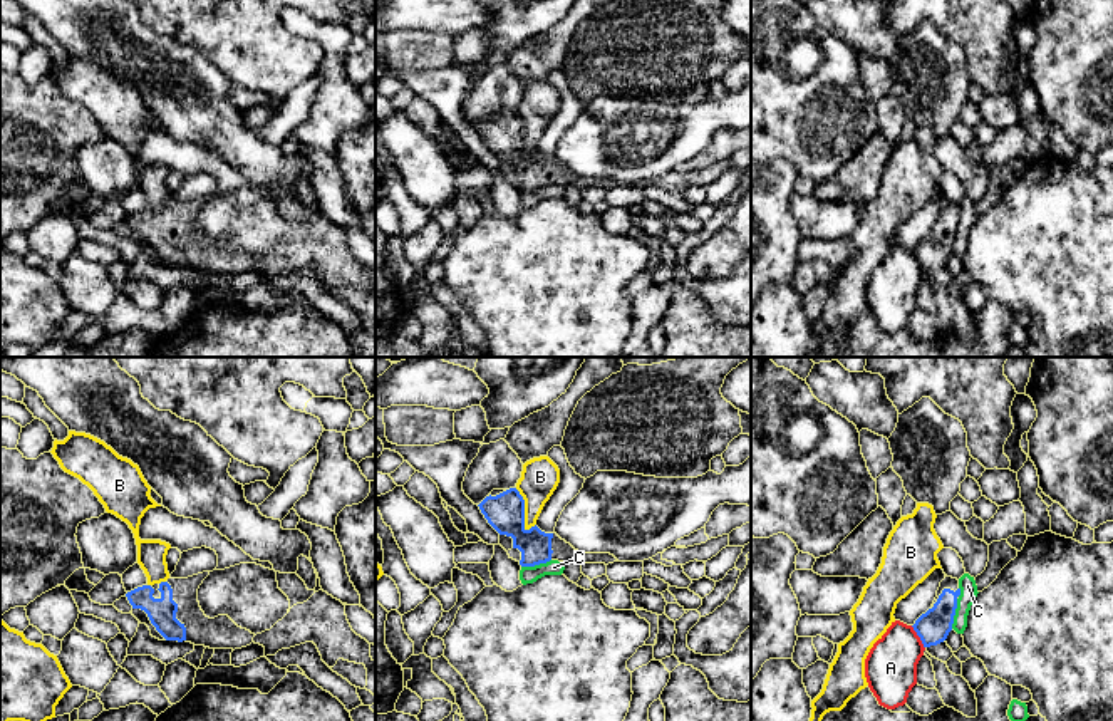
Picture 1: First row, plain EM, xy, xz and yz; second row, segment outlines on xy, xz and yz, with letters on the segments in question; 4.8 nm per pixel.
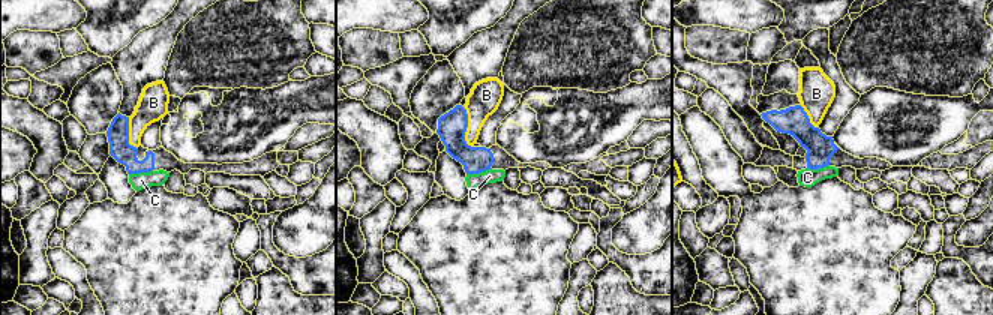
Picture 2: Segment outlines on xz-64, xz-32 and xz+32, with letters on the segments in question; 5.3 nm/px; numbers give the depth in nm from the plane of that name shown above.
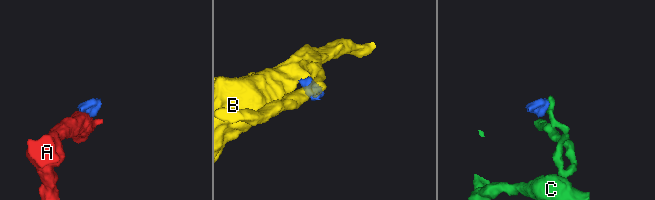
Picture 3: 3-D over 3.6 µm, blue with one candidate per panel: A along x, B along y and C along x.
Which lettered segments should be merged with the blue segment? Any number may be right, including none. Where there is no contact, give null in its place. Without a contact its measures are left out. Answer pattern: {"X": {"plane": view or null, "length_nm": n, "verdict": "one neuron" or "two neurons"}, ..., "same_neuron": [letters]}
{"A": {"plane": "yz", "length_nm": 130, "verdict": "two neurons"}, "B": {"plane": "xz", "length_nm": 220, "verdict": "two neurons"}, "C": {"plane": "xz", "length_nm": 150, "verdict": "two neurons"}, "same_neuron": []}

